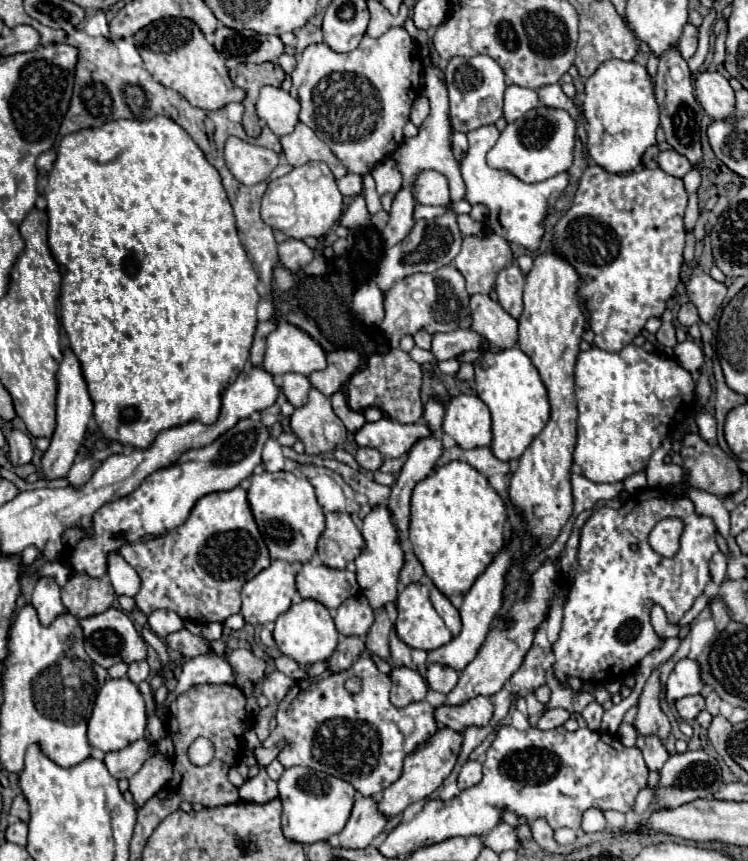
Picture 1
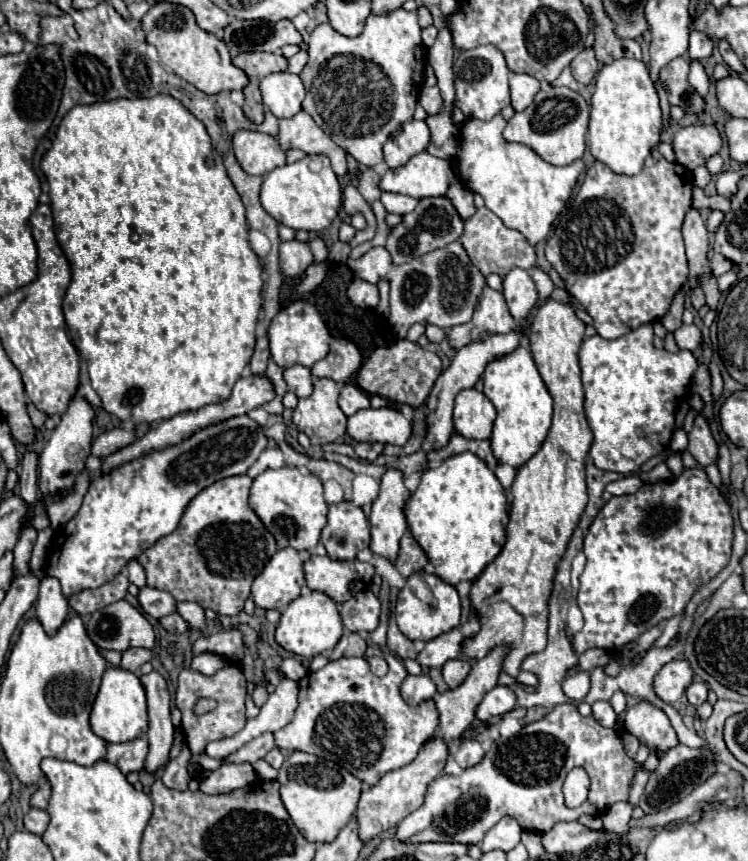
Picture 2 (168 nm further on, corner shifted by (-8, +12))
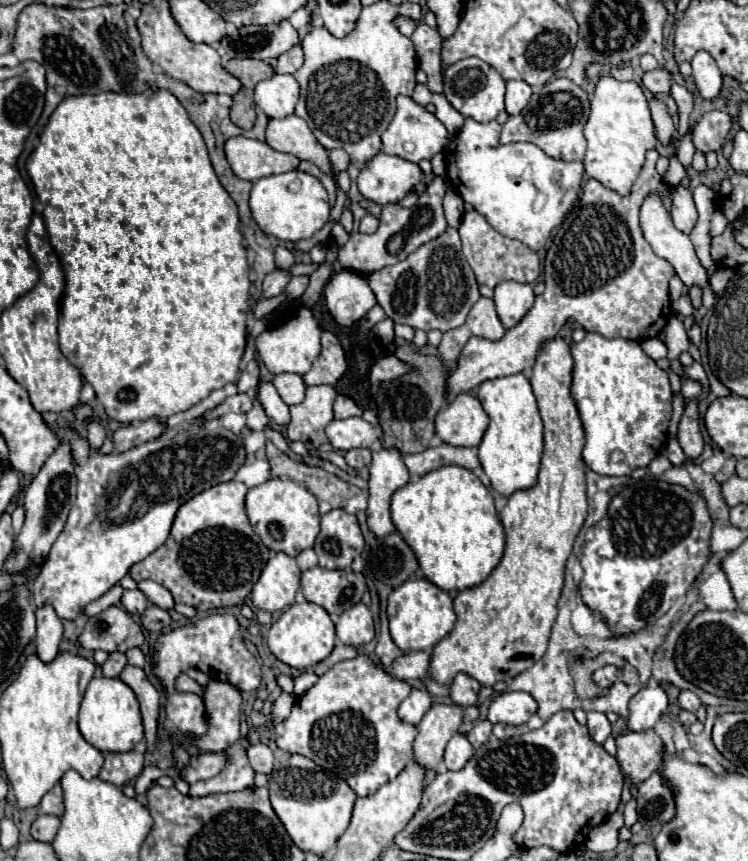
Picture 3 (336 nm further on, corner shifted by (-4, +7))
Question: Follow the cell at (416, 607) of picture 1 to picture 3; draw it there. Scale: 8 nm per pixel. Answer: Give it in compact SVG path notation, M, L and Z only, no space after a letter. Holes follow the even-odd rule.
M408 579L388 597L388 621L390 635L402 651L432 649L454 627L456 615L452 609L452 597L428 579Z

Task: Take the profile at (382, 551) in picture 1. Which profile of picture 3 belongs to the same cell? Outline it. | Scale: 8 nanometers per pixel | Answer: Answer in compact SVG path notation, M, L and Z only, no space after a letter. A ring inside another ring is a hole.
M396 449L374 451L368 483L368 527L376 537L386 537L396 531L390 519L390 499L394 491L408 483L408 469L402 461L402 455Z

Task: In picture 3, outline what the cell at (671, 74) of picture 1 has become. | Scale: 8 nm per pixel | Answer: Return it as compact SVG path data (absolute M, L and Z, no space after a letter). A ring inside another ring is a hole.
M654 69L650 73L644 73L642 83L646 89L650 89L654 95L662 93L662 95L670 95L670 89L674 85L674 77L666 71L666 69Z

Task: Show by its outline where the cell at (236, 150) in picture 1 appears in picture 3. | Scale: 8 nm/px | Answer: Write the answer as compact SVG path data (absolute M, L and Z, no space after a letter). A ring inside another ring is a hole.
M230 137L224 145L226 159L232 171L246 181L258 181L268 175L286 173L298 167L298 159L294 155L278 153L262 141L246 139L246 137Z

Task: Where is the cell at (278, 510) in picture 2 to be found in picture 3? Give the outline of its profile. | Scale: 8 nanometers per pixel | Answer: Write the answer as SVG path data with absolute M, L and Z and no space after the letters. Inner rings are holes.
M274 477L258 487L252 487L246 495L246 513L264 545L272 551L282 551L290 557L296 557L302 549L312 547L320 531L320 513L316 497L304 485L290 479Z

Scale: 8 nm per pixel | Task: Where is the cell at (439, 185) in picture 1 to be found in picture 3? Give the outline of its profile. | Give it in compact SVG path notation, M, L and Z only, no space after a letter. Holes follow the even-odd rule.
M378 153L358 175L358 191L378 205L396 203L410 193L424 193L432 173L424 173L416 163L402 157Z

